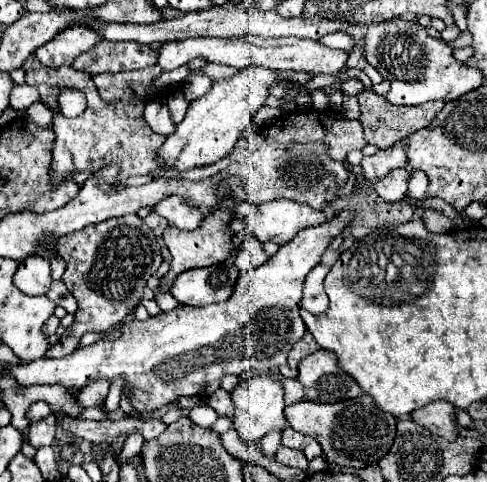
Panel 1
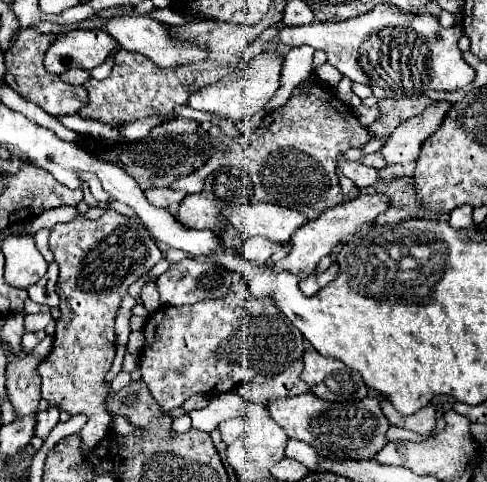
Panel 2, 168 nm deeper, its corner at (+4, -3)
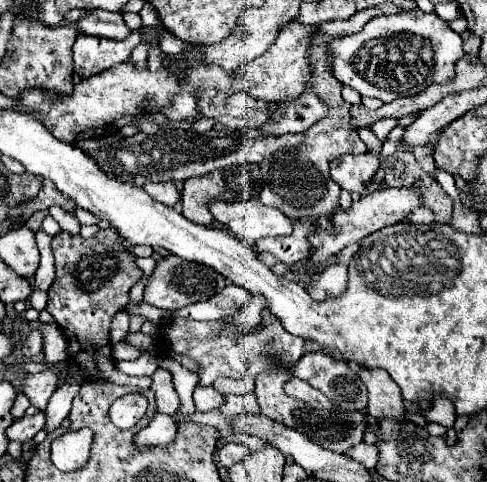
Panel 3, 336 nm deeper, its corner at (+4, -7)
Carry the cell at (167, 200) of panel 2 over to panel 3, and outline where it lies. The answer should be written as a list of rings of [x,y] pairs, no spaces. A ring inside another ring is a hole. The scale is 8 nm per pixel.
[[[158,182],[158,184],[146,184],[144,190],[148,192],[148,196],[152,196],[152,200],[166,204],[166,206],[174,206],[180,200],[180,194],[176,190],[174,184],[168,182]]]

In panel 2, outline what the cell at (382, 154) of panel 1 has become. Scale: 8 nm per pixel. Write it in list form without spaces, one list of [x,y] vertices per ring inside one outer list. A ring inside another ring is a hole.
[[[438,102],[438,104],[430,106],[428,112],[420,114],[420,116],[414,116],[412,120],[406,120],[402,126],[398,126],[380,150],[386,164],[414,162],[420,154],[422,142],[430,134],[436,132],[436,128],[440,126],[448,108],[450,108],[448,102]]]

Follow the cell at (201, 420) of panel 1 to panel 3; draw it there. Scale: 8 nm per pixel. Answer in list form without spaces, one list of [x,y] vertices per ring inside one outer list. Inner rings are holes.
[[[156,412],[152,422],[136,434],[134,442],[142,450],[150,448],[150,446],[160,446],[162,448],[162,446],[168,446],[174,440],[174,436],[176,436],[176,422],[174,422],[174,418]]]

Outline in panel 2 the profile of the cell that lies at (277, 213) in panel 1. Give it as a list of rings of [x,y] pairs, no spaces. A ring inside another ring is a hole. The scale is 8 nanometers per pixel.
[[[264,202],[224,208],[222,214],[242,236],[264,236],[282,246],[286,246],[290,236],[308,222],[302,212]]]

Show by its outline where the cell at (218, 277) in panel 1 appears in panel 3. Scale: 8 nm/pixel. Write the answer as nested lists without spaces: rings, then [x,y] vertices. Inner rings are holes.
[[[168,254],[166,258],[156,262],[156,268],[146,282],[142,302],[152,304],[156,308],[164,308],[164,310],[178,310],[188,304],[212,298],[216,292],[222,292],[224,286],[226,286],[226,280],[216,270],[190,262],[190,260],[184,260],[184,258],[178,258],[174,254]]]

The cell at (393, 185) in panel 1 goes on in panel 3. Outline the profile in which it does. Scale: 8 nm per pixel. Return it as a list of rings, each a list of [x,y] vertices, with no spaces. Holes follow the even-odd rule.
[[[366,152],[358,156],[340,156],[330,164],[330,176],[342,190],[352,194],[364,194],[366,182],[376,174],[380,168],[378,156]]]

